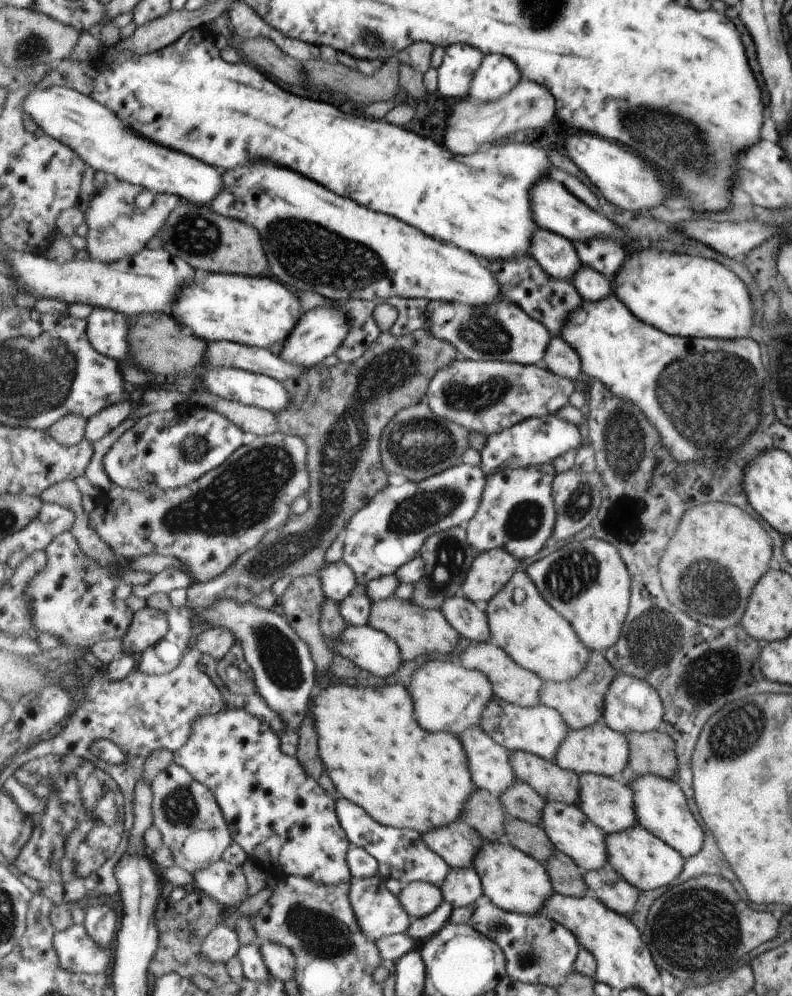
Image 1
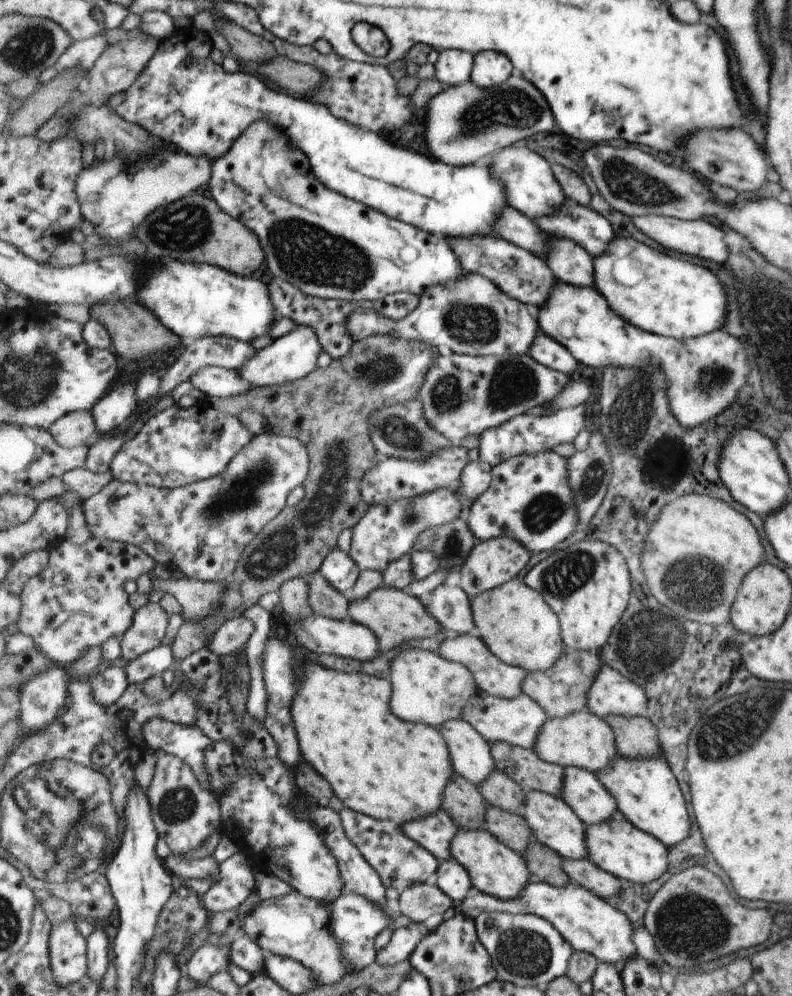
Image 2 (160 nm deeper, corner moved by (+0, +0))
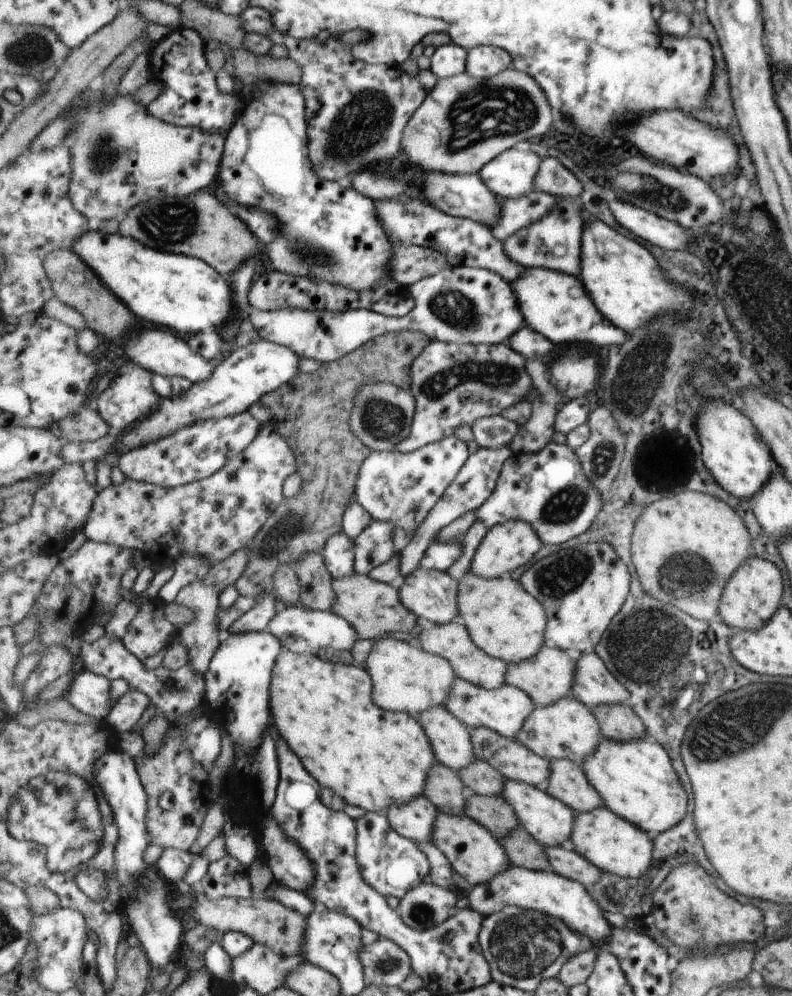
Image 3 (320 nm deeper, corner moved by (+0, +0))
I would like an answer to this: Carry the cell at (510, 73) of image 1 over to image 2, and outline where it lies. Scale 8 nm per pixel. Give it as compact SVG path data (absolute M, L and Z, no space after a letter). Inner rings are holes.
M478 52L474 55L472 81L483 88L491 88L505 82L515 74L514 64L499 52Z

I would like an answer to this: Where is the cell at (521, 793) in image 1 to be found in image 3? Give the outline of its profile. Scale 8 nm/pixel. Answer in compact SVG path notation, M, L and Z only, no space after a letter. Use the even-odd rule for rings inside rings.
M475 759L473 764L459 770L459 776L469 792L483 796L502 796L507 778L487 762Z

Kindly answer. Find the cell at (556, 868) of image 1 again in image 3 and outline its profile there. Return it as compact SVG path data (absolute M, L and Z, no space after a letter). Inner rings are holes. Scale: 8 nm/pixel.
M524 827L513 830L502 843L513 865L529 870L553 871L545 847Z

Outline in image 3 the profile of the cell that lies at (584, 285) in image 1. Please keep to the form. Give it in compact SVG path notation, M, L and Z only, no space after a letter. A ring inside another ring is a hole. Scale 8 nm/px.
M559 198L553 212L543 220L521 228L505 242L505 254L523 267L549 268L579 279L581 276L581 254L583 254L583 212L573 198Z

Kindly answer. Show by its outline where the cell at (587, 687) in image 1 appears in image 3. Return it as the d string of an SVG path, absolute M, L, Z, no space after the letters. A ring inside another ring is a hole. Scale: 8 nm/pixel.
M545 644L537 656L531 660L509 663L507 683L527 692L537 706L551 706L559 700L567 698L573 692L575 676L577 672L577 655L571 651L565 651L553 645Z

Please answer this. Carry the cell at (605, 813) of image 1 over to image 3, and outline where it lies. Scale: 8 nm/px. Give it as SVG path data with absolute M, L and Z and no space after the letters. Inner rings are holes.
M561 759L552 762L551 778L545 791L564 801L575 812L593 812L605 806L600 793L592 786L582 765Z

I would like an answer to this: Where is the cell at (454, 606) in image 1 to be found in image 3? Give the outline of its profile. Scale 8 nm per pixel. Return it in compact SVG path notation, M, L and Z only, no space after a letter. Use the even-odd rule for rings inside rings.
M420 566L413 574L409 574L409 578L398 581L397 585L401 602L419 618L425 618L437 625L449 624L449 622L459 619L460 609L457 598L459 598L460 585L459 581L455 580L449 572L427 570Z

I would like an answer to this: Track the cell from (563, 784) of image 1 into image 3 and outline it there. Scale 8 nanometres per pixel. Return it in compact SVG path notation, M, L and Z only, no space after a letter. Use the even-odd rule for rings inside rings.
M475 728L471 730L473 746L475 746L476 759L487 762L492 768L501 772L505 778L532 786L546 789L551 778L552 762L544 757L538 756L532 749L527 748L517 739L509 740L487 728Z

